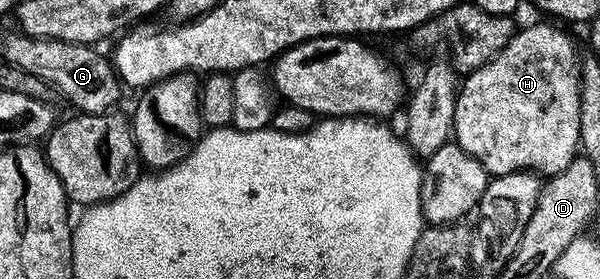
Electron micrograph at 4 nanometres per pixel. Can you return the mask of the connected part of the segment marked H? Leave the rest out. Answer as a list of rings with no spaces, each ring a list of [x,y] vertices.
[[[551,21],[536,22],[533,26],[517,29],[510,44],[482,68],[472,71],[459,83],[454,108],[452,132],[456,145],[474,156],[488,169],[489,175],[513,174],[519,170],[541,176],[561,174],[578,156],[580,125],[581,51],[576,51],[572,38]]]

